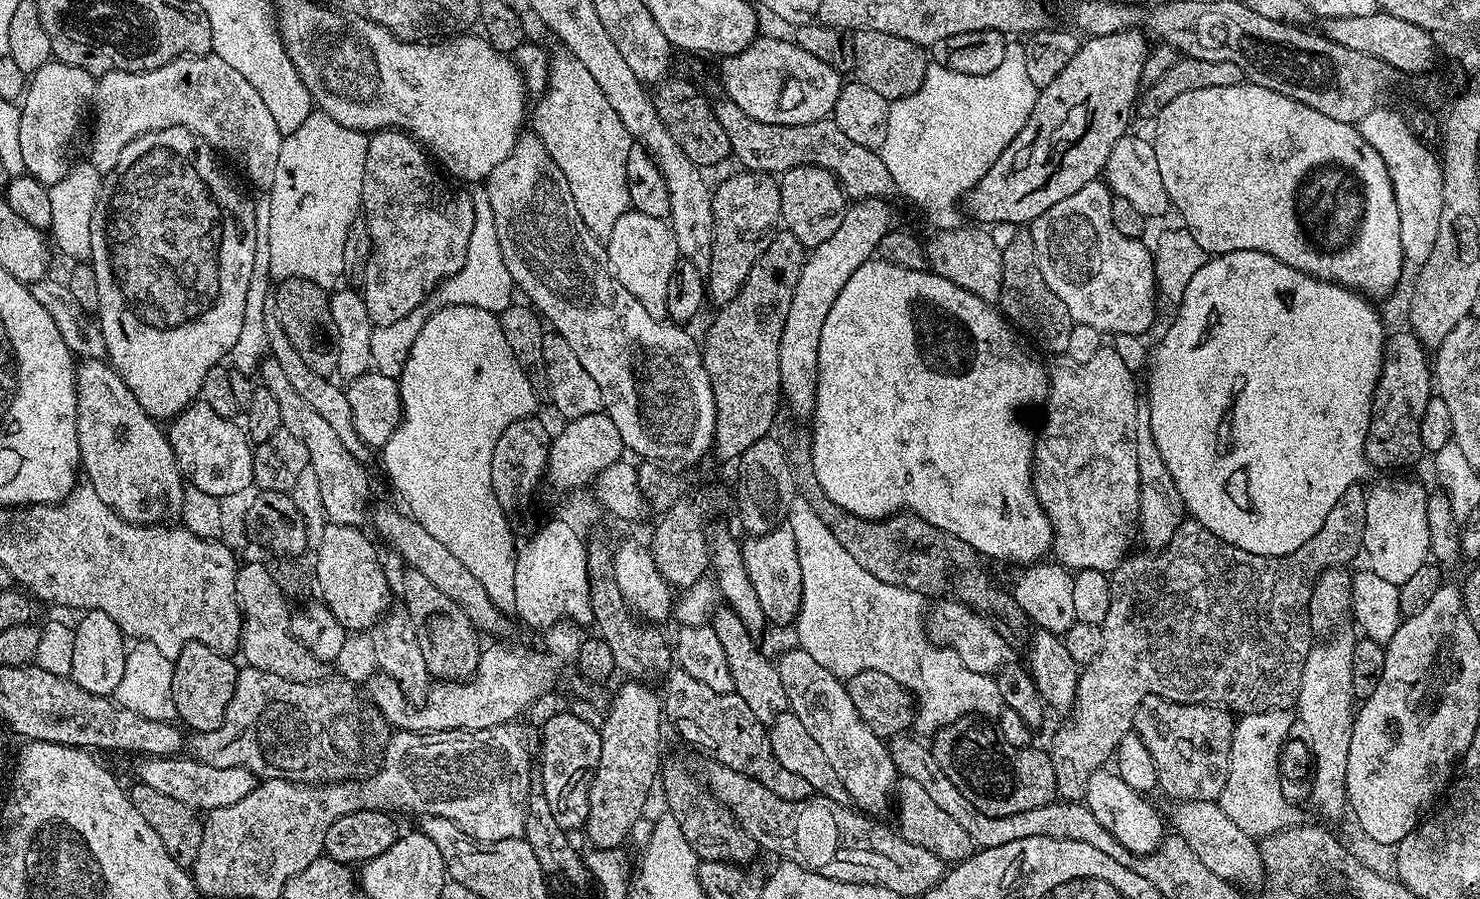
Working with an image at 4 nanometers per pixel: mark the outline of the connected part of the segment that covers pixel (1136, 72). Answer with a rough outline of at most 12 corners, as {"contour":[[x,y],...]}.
{"contour":[[1087,37],[968,191],[1031,225],[1129,131],[1149,37]]}

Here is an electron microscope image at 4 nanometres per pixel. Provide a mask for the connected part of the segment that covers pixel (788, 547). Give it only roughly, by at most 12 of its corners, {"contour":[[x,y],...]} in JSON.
{"contour":[[785,522],[745,539],[746,574],[769,625],[795,625],[802,568]]}

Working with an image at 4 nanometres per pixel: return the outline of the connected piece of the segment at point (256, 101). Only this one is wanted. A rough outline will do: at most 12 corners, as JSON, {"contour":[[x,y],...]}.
{"contour":[[215,54],[96,81],[92,156],[107,174],[134,138],[198,134],[256,190],[282,135]]}

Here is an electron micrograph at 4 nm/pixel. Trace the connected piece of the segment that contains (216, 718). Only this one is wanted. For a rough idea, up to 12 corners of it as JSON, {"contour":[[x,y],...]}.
{"contour":[[202,642],[173,666],[179,723],[218,730],[238,664]]}

